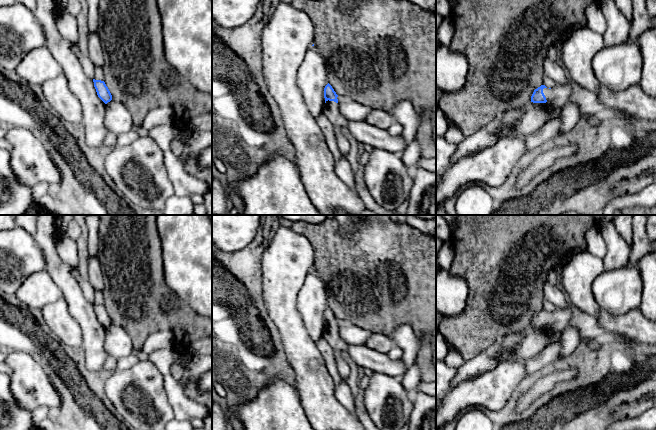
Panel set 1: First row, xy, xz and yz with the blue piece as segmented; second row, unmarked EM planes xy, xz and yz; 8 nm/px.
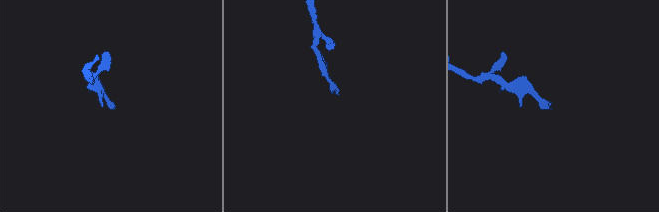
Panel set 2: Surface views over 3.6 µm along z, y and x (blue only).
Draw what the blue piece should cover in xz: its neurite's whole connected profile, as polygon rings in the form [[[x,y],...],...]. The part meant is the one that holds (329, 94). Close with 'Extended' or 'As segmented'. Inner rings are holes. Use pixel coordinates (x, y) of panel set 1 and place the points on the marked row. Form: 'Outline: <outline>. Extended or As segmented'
Outline: [[[328,83],[324,88],[325,105],[323,114],[329,119],[336,128],[346,125],[348,120],[340,113],[338,104],[338,95]]]. Extended

